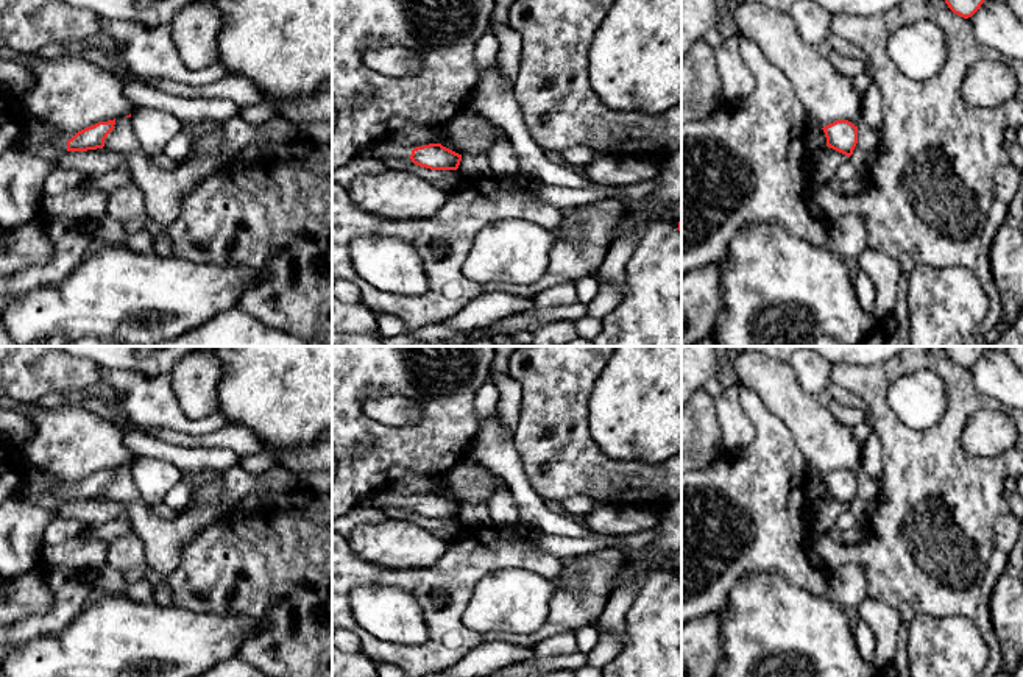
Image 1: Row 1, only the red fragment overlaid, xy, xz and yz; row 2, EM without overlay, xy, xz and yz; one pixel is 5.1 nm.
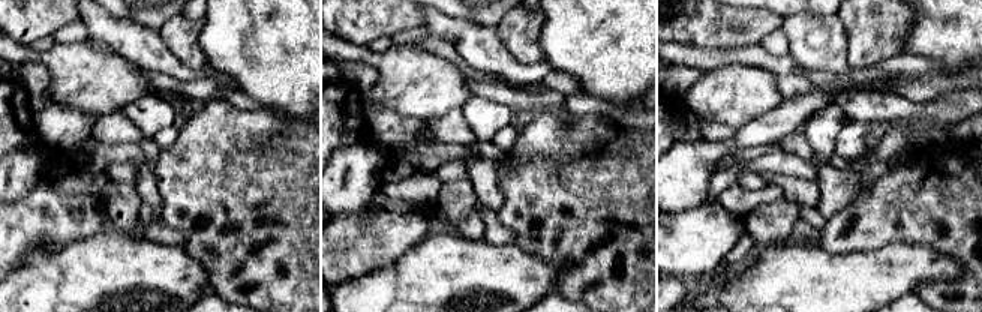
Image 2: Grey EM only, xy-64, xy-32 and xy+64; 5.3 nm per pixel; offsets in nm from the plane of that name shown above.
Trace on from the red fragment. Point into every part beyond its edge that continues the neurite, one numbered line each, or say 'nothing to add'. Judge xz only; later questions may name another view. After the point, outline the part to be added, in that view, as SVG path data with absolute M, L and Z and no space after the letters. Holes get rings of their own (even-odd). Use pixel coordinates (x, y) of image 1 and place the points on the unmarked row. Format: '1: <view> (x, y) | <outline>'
1: xz (384, 498) | M390 487L370 491L356 501L354 507L368 507L377 510L387 510L390 507L405 509L412 504L412 498L393 491Z

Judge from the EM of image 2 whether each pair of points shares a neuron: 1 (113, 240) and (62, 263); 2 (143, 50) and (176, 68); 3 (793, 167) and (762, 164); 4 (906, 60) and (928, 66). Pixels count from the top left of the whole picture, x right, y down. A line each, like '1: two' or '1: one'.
1: one
2: one
3: one
4: one

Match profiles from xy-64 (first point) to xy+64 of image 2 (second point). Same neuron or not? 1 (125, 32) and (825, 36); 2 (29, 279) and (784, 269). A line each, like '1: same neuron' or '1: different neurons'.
1: same neuron
2: same neuron

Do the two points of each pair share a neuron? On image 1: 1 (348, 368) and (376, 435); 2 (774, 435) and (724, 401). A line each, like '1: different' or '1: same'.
1: same
2: different

